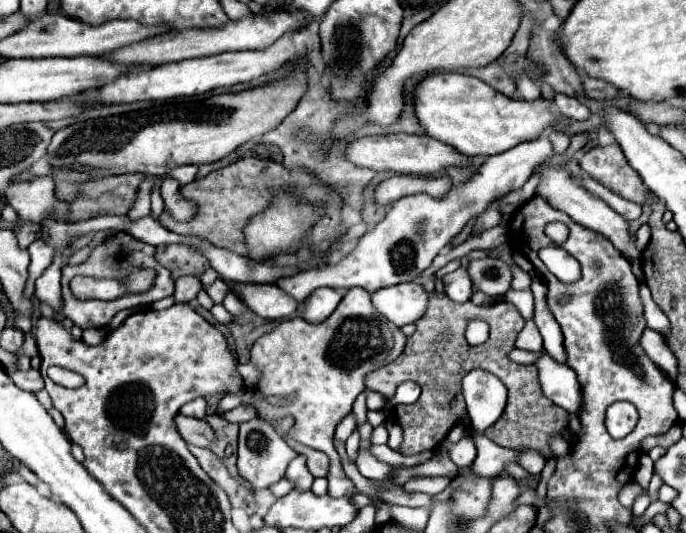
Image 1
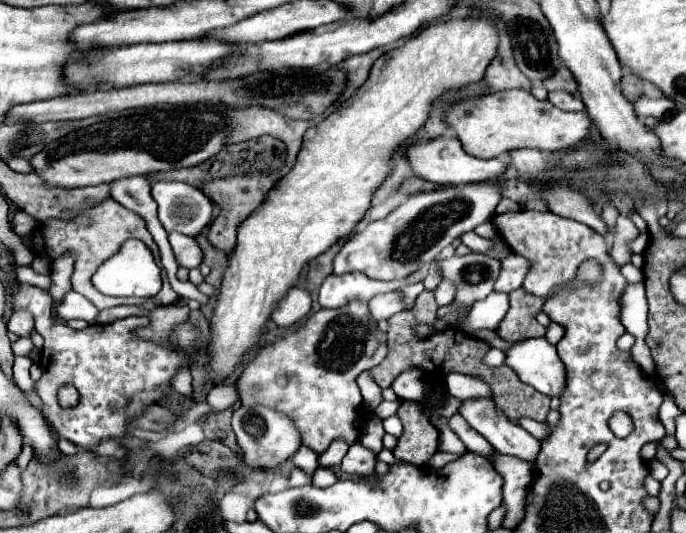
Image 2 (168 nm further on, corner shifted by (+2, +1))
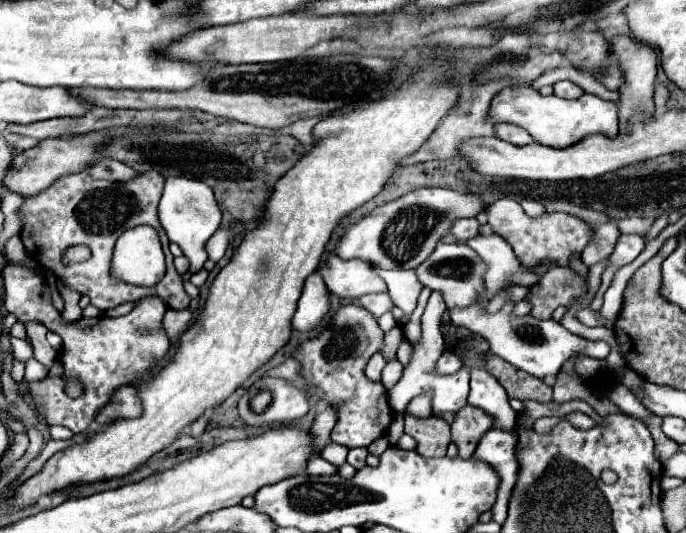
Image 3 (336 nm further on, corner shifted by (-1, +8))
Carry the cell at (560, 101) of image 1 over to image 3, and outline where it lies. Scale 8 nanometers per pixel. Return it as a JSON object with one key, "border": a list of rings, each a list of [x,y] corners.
{"border":[[[564,80],[564,82],[556,82],[556,84],[554,84],[554,94],[556,94],[558,98],[576,100],[576,98],[580,98],[580,96],[584,94],[584,90],[582,90],[580,86],[576,86],[576,84]]]}

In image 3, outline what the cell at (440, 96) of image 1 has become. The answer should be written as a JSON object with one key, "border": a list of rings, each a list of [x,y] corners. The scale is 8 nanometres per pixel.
{"border":[[[514,84],[500,90],[488,110],[488,118],[492,124],[510,122],[528,130],[528,134],[544,146],[572,146],[582,140],[586,134],[606,134],[614,136],[618,132],[618,114],[616,104],[600,100],[594,94],[584,94],[580,100],[564,100],[558,96],[542,96],[528,84]]]}

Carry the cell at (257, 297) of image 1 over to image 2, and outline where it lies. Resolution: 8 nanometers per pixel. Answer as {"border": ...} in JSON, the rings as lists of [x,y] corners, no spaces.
{"border":[[[293,287],[287,297],[279,303],[279,307],[273,313],[273,321],[279,327],[293,327],[295,323],[303,321],[311,311],[311,295],[301,289],[301,287]]]}

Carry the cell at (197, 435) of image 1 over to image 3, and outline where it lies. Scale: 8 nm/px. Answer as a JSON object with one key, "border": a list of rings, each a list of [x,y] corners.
{"border":[[[120,386],[108,406],[102,408],[102,412],[96,416],[96,426],[106,426],[114,420],[124,420],[124,418],[138,418],[142,416],[142,400],[138,396],[136,386]]]}

